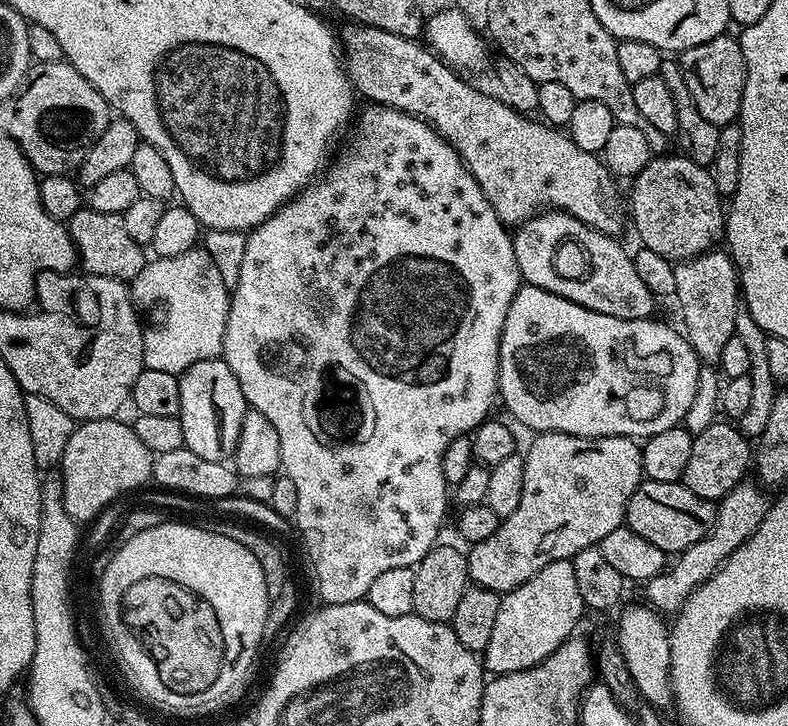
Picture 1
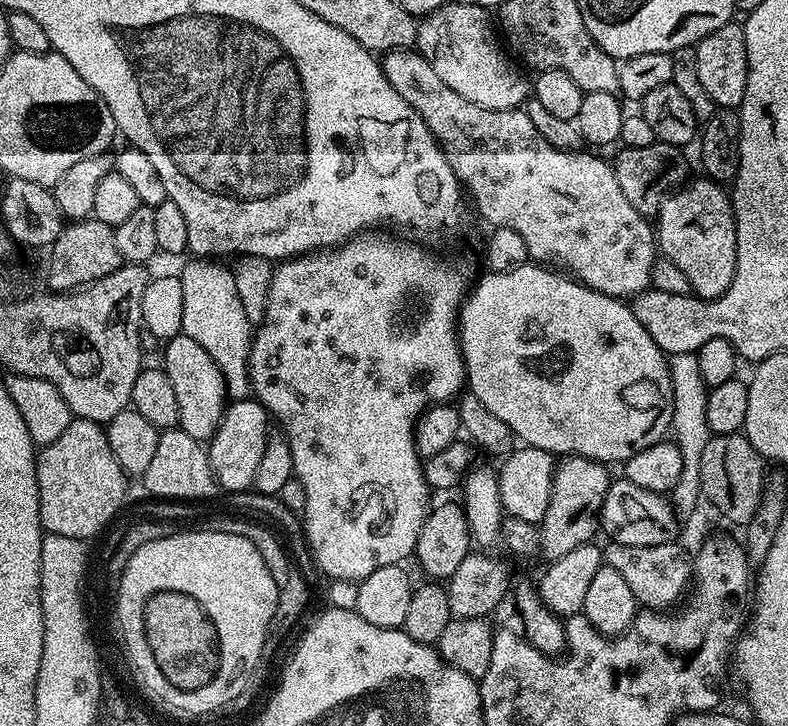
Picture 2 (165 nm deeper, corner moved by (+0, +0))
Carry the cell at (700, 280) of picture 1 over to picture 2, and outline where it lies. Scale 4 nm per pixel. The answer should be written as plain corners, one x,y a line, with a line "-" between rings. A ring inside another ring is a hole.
707,178
699,179
689,179
665,196
664,201
660,203
659,212
654,217
654,235
658,245
659,255
665,260
674,262
674,266
678,266
678,270
682,270
682,274
686,274
686,282
690,282
692,292
701,300
717,300
719,296
726,294
726,290
730,290
730,282
734,282
734,270
736,269
736,215
732,212
732,202
729,193
725,189
723,192
720,189
723,187
717,181

